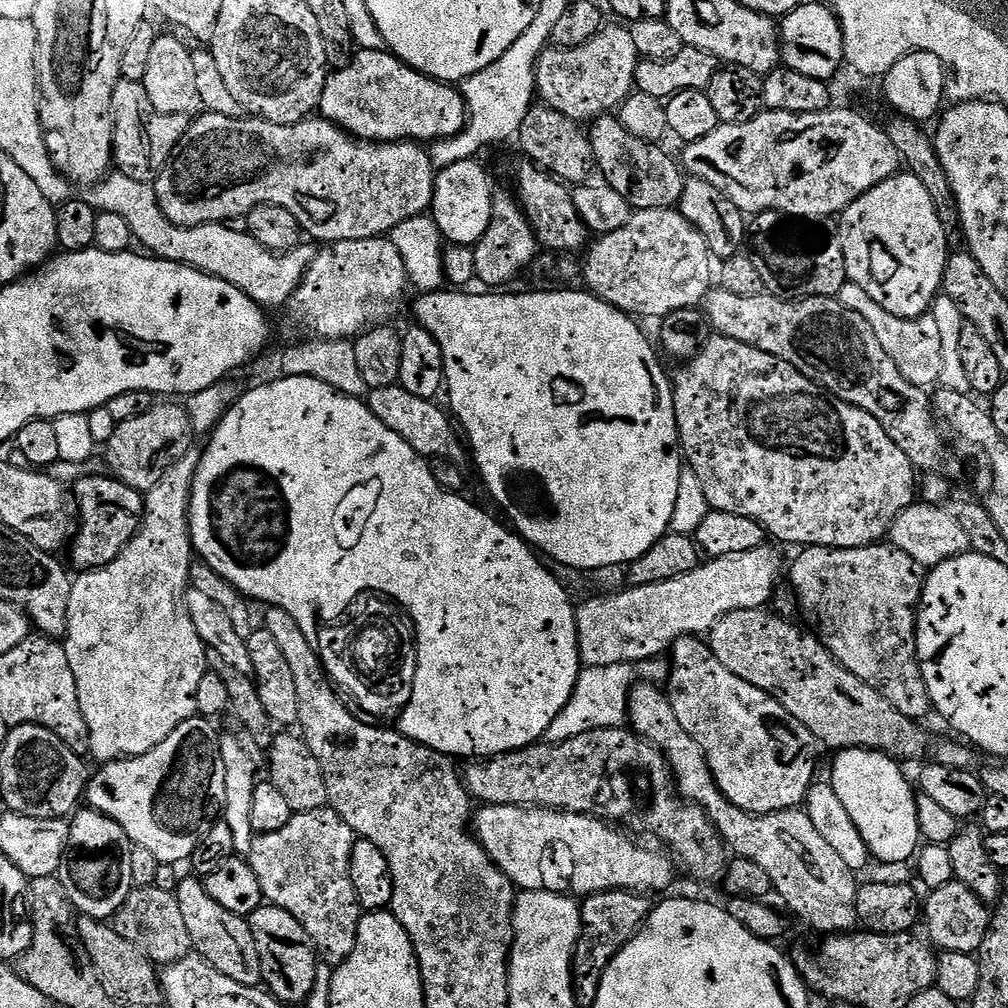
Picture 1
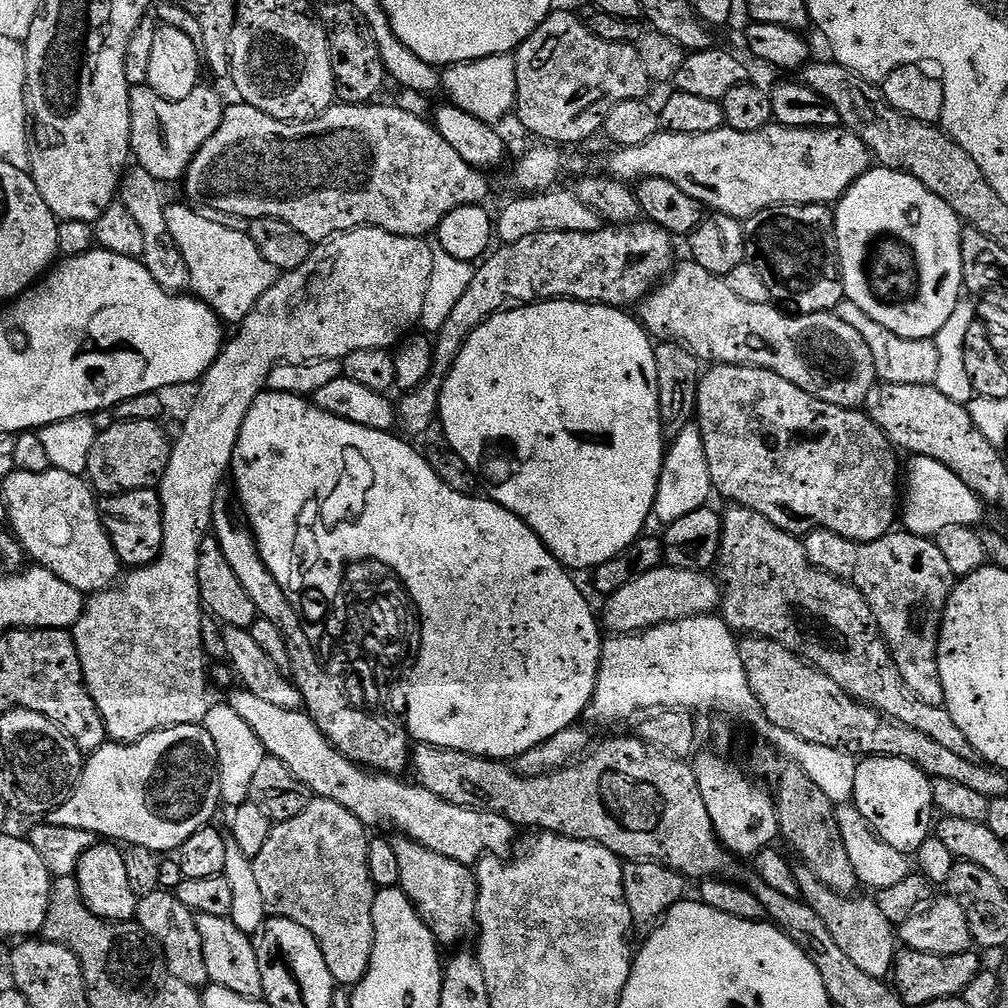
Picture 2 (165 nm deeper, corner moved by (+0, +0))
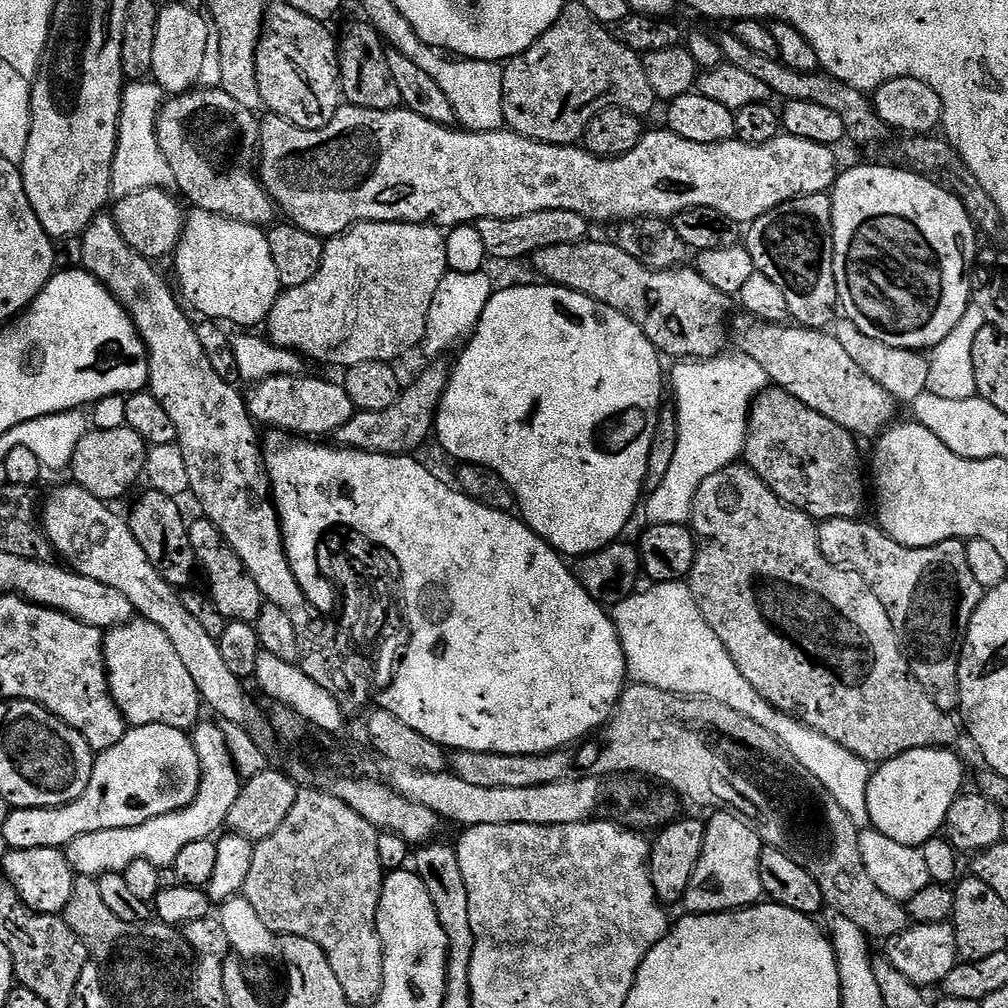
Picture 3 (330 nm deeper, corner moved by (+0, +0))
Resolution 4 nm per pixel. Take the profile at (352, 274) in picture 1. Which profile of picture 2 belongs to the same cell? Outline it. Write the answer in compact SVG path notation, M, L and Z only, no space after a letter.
M356 228L352 232L342 232L339 236L334 236L330 240L317 243L312 249L310 258L298 266L298 270L285 272L277 279L266 294L250 310L250 314L244 319L244 323L239 325L236 337L229 339L225 343L224 349L220 352L220 357L210 366L210 370L205 374L202 383L199 385L200 393L196 396L196 401L192 404L192 409L188 412L184 424L179 425L178 435L175 437L170 454L170 462L166 466L166 474L160 479L158 491L160 501L164 507L164 545L160 551L160 556L152 564L145 568L133 568L111 588L105 592L97 592L87 597L82 618L70 631L78 658L82 662L82 674L86 686L90 690L90 698L94 698L94 706L98 706L98 714L102 714L102 722L108 731L109 741L122 744L133 744L135 740L142 739L146 734L157 732L163 728L173 728L179 724L198 724L203 722L210 707L208 700L208 688L210 689L209 669L204 666L204 620L205 613L202 611L200 602L200 591L198 590L198 550L202 546L205 536L209 535L212 527L212 509L217 507L218 500L216 495L220 492L220 483L226 480L232 466L232 455L234 446L238 442L238 434L242 430L242 422L246 422L246 414L250 406L260 397L260 393L265 391L268 383L268 375L276 369L276 365L283 362L285 364L315 364L325 362L324 360L343 361L344 357L354 354L354 350L370 350L371 348L391 349L393 345L404 339L419 325L420 316L423 314L423 306L427 290L431 282L431 270L434 267L432 257L433 245L427 239L418 236L399 236L390 234L385 228Z

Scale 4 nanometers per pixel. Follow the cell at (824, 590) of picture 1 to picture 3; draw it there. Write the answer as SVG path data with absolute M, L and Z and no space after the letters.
M860 518L819 521L816 533L822 554L831 564L839 564L862 574L870 590L878 594L878 602L886 606L886 614L890 614L892 629L913 678L927 690L938 710L955 713L960 706L960 649L964 642L964 634L968 631L970 618L986 591L978 582L978 578L970 574L964 550L965 541L947 540L925 548L907 548L894 542L875 523L863 524L862 521Z

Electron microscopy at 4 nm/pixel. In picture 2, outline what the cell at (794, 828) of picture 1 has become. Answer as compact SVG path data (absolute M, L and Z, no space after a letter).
M803 866L796 868L796 877L800 887L800 896L805 904L810 905L826 922L826 930L838 942L838 947L850 957L854 966L859 966L870 978L884 980L893 971L898 955L898 932L894 925L884 917L882 910L878 910L875 899L856 900L852 896L843 896L830 886L826 886L808 868Z

